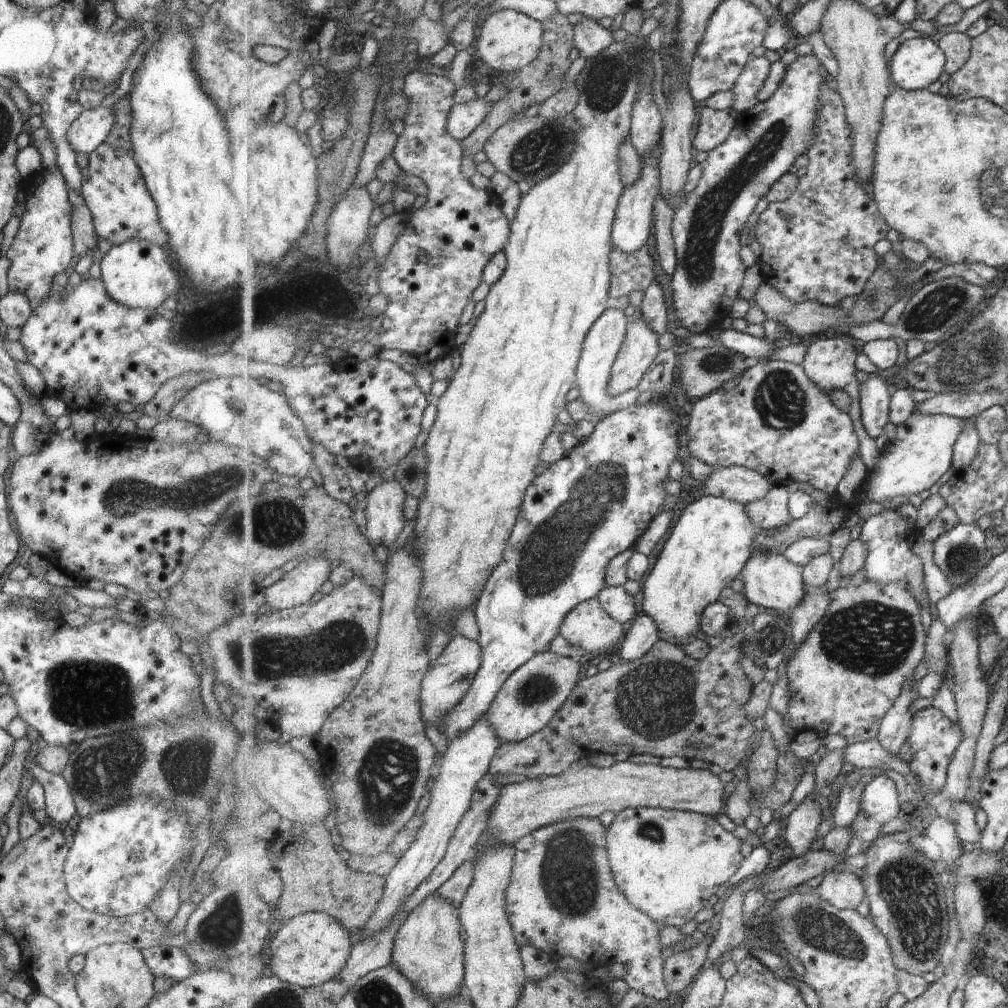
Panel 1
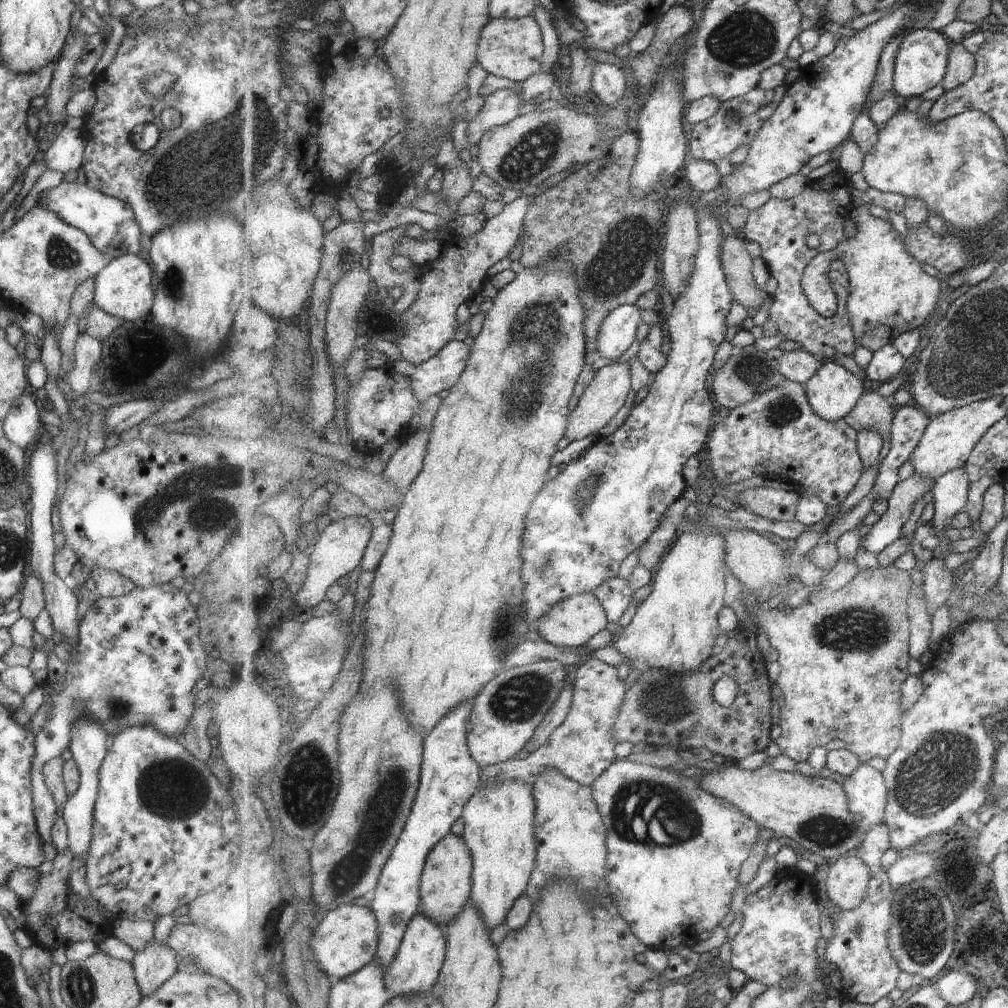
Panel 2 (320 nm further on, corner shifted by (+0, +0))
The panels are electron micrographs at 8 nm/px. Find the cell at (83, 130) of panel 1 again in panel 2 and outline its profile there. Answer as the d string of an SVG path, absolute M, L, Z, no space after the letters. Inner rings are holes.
M63 128L42 154L46 168L57 170L61 174L77 170L83 160L85 142L85 135L81 134L81 129Z

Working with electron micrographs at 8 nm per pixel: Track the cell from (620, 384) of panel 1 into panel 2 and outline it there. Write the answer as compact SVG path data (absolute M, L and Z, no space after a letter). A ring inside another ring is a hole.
M613 362L598 370L596 379L585 390L583 397L577 399L572 407L565 437L570 442L575 442L598 434L599 430L605 428L617 416L617 412L625 406L629 392L631 393L631 366L629 362L623 364Z

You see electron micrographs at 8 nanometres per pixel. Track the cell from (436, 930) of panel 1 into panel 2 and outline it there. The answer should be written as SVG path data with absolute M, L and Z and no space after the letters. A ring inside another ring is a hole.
M453 832L445 836L445 840L441 840L436 848L433 848L427 860L421 880L421 903L418 912L433 918L445 930L451 920L457 920L465 904L472 901L473 870L472 852L469 852L464 838Z

